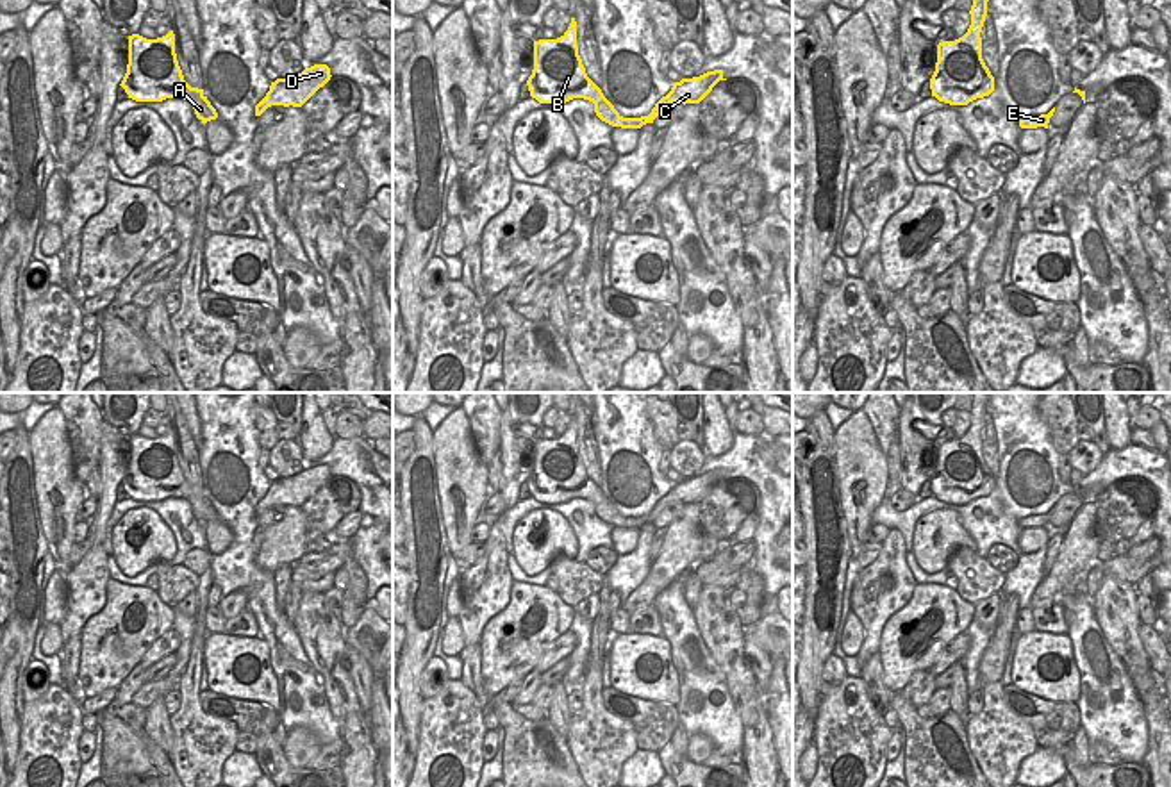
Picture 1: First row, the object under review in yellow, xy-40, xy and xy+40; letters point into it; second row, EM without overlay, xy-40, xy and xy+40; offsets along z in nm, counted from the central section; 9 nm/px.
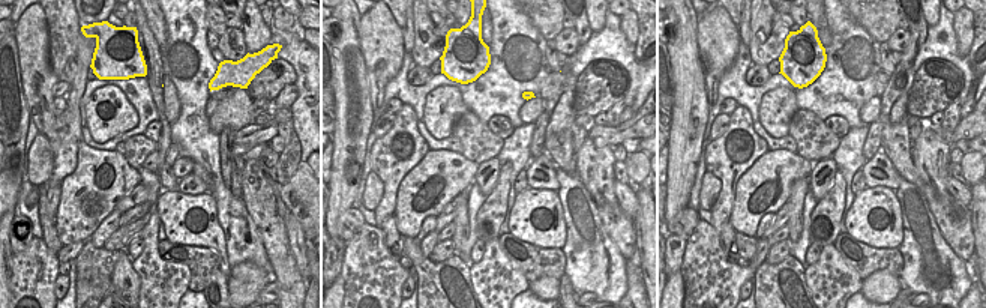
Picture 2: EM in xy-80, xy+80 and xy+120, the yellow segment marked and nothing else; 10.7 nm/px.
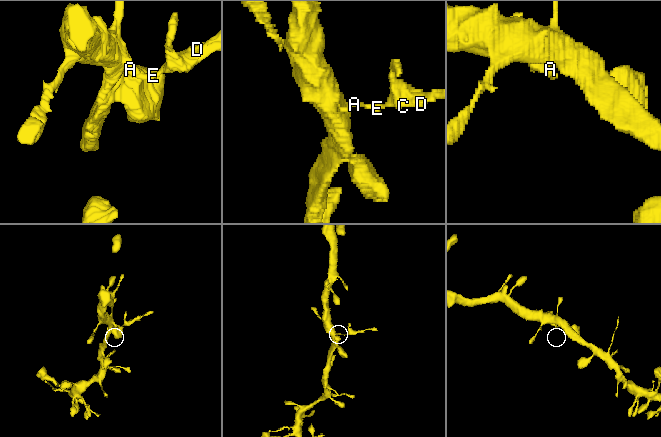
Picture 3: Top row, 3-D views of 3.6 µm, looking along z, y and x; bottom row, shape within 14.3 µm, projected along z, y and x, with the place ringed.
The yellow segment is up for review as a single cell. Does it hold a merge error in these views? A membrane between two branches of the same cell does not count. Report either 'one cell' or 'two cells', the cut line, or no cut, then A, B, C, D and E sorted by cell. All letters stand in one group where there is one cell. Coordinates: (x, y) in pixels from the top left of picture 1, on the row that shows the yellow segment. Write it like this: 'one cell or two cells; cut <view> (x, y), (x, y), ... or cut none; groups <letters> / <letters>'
two cells; cut xy (613, 107), (609, 124); groups A B / C D E

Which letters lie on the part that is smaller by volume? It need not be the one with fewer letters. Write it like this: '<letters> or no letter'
C, D, E

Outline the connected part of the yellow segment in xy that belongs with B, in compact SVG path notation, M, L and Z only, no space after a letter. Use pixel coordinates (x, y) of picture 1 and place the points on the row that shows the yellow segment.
M577 21L557 39L534 41L534 70L527 80L530 96L539 104L566 104L584 98L594 104L596 116L610 123L614 105L587 77L577 46Z

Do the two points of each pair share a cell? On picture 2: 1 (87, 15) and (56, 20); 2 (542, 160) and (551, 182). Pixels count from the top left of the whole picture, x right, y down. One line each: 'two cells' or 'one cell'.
1: two cells
2: one cell

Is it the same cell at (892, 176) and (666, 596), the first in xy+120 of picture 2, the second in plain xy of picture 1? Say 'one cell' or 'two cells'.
two cells

